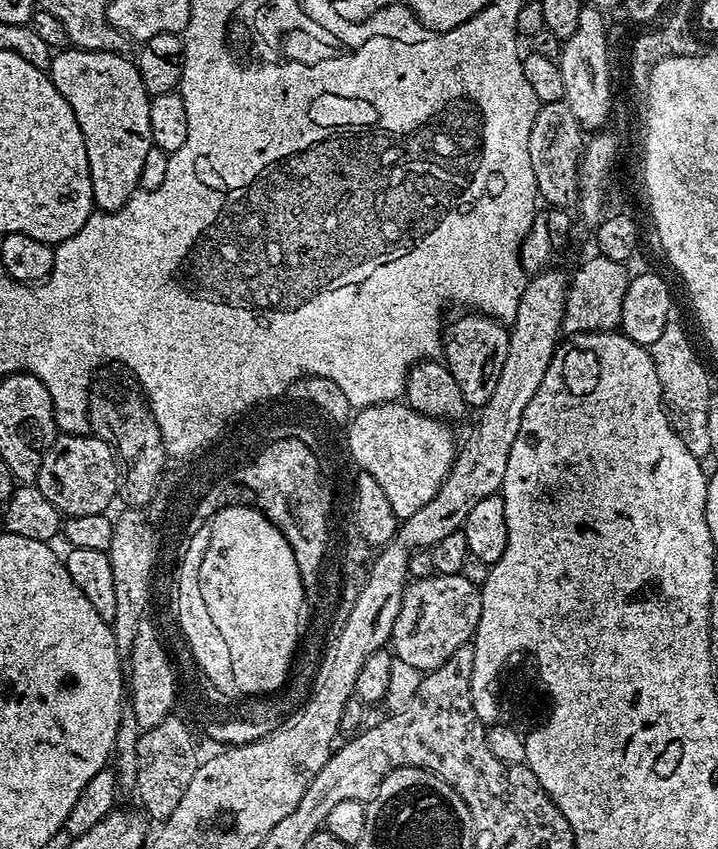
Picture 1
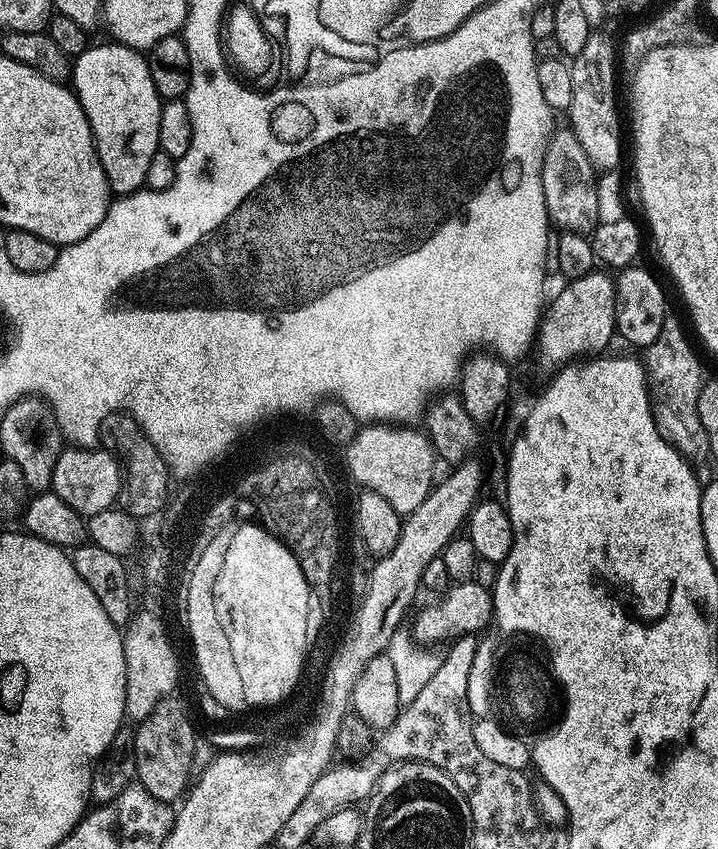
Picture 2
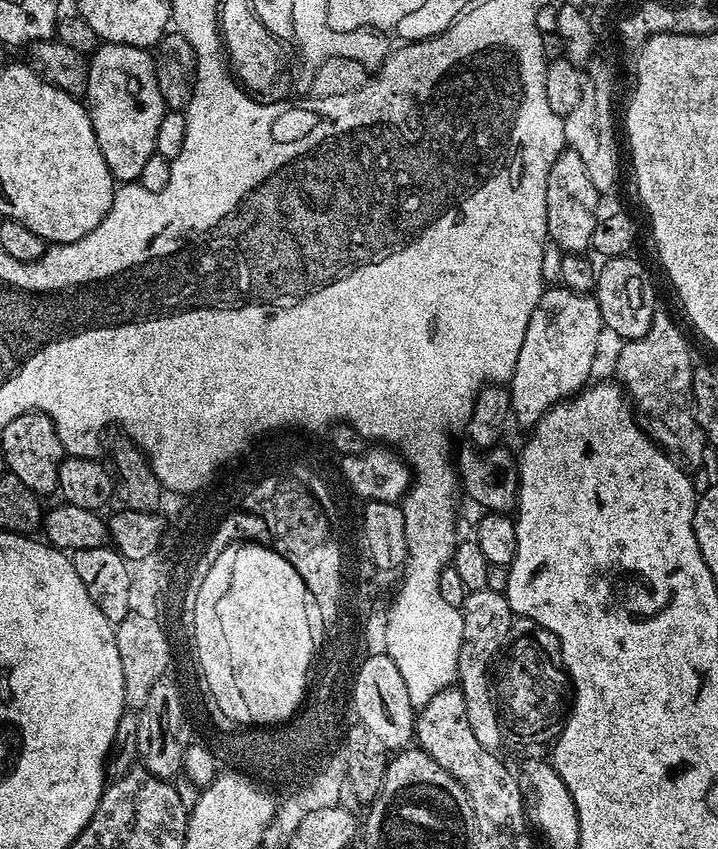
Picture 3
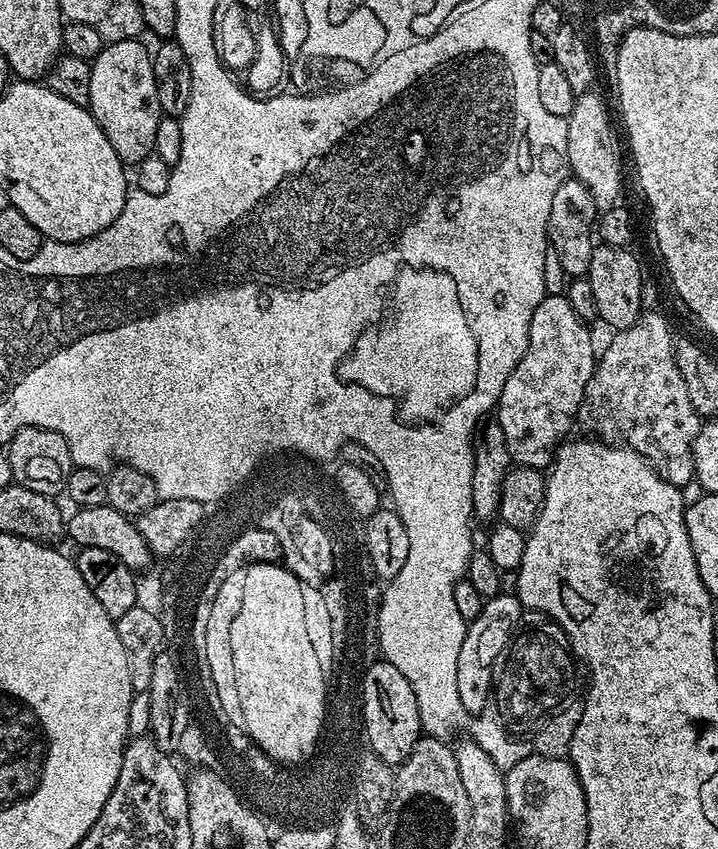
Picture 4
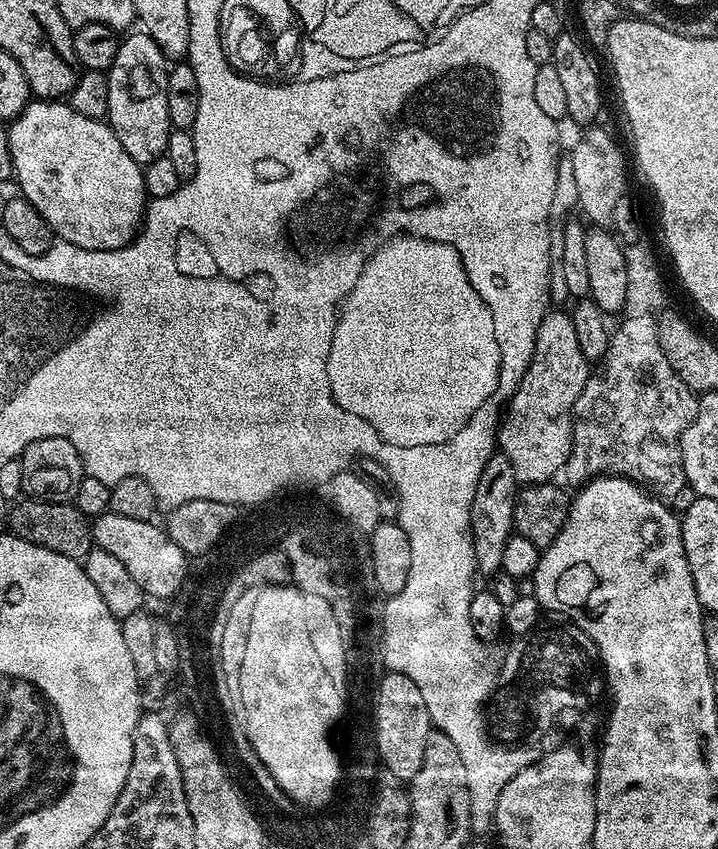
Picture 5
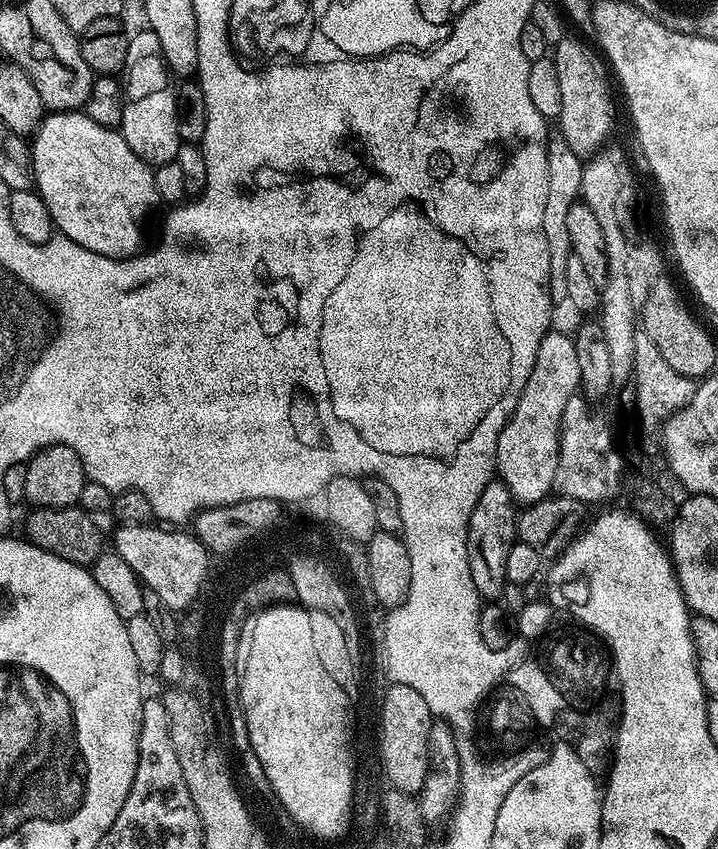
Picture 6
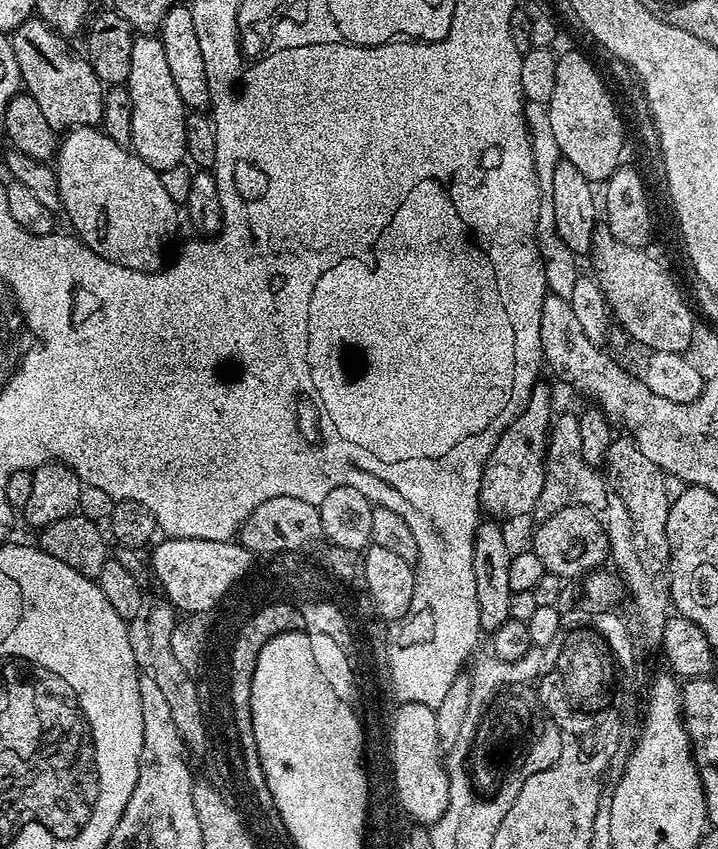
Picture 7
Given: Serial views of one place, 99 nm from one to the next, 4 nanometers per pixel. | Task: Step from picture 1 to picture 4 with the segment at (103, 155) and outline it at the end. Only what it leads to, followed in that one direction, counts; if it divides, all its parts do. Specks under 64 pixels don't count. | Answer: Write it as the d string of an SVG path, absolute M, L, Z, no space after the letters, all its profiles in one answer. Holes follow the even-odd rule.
M139 39L105 43L104 49L91 61L90 98L86 107L98 126L102 126L102 134L110 138L114 154L126 166L138 165L142 158L153 155L154 137L162 115L152 52L140 43Z

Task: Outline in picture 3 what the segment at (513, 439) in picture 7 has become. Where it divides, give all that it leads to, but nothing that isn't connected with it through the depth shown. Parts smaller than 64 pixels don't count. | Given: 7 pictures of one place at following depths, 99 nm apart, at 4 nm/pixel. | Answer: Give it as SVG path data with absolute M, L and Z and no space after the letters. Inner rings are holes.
M563 286L545 287L534 314L530 314L530 326L526 326L526 338L522 338L522 350L518 350L518 362L510 381L514 420L516 416L518 423L535 426L556 404L564 403L589 383L598 334L604 327L595 295L572 292Z

